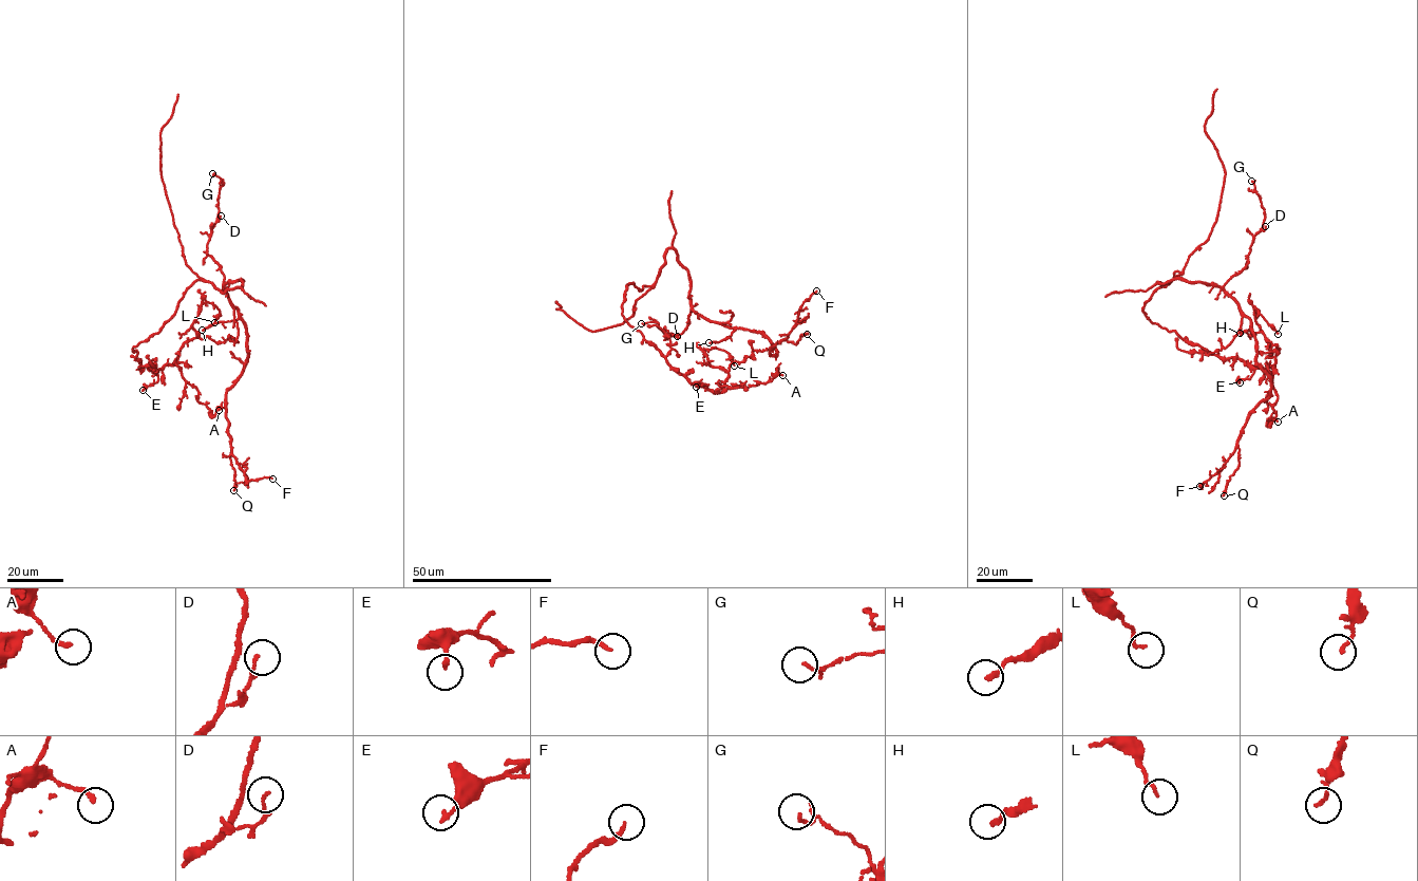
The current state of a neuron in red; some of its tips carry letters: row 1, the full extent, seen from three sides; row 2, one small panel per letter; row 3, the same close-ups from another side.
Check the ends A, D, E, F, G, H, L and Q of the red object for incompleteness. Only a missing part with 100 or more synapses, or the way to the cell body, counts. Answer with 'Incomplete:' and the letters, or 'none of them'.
Incomplete: none of them

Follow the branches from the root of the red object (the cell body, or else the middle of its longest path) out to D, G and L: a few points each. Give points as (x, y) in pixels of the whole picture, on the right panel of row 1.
D: (1176, 276), (1165, 286), (1157, 282), (1184, 279), (1223, 286), (1245, 268), (1252, 238), (1265, 226)
G: (1176, 276), (1165, 286), (1157, 282), (1184, 279), (1223, 286), (1245, 268), (1252, 237), (1265, 219), (1251, 181)
L: (1176, 276), (1144, 305), (1152, 322), (1211, 354), (1265, 368), (1279, 350), (1253, 310), (1278, 334)

